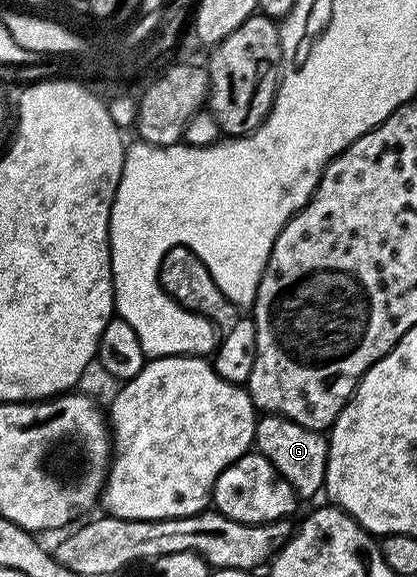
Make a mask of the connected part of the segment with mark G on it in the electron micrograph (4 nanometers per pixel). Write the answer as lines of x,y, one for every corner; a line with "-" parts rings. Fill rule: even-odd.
261,414
256,420
255,450
295,489
297,496
321,494
328,464
328,437
323,431
306,429
281,415

